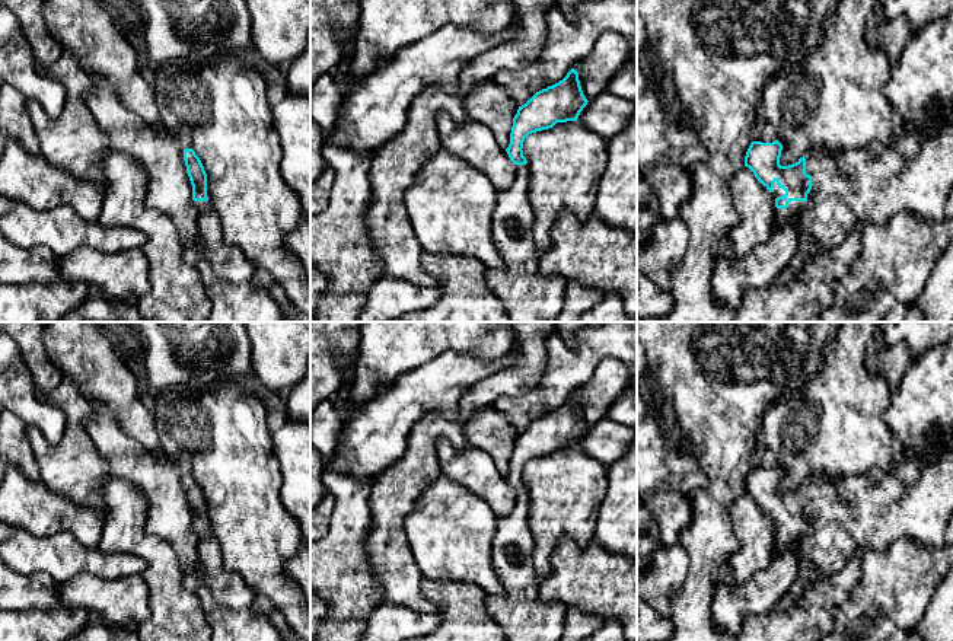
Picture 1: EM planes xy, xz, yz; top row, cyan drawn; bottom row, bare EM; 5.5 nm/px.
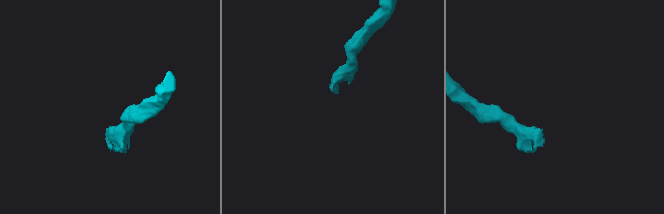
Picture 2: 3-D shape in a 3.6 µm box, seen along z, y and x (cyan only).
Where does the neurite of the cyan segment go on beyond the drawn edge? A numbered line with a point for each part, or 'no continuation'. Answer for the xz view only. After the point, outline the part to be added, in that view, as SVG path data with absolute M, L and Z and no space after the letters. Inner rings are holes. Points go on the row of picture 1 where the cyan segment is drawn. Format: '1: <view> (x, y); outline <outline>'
1: xz (528, 296); outline M516 165L516 178L510 188L497 191L493 213L493 237L504 259L503 270L487 268L485 283L500 299L509 322L552 322L561 312L567 280L560 275L542 275L541 251L533 240L533 210L528 197L530 166Z

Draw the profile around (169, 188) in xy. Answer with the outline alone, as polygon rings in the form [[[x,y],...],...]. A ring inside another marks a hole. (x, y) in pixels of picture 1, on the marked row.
[[[93,76],[93,87],[85,93],[85,101],[109,137],[111,150],[128,154],[143,166],[147,175],[146,204],[172,219],[184,246],[195,242],[198,210],[192,205],[192,185],[176,133],[156,131],[127,109],[102,77]]]

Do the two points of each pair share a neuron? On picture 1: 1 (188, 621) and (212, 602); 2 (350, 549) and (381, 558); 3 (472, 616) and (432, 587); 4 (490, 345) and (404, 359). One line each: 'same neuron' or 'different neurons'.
1: different neurons
2: different neurons
3: same neuron
4: same neuron

